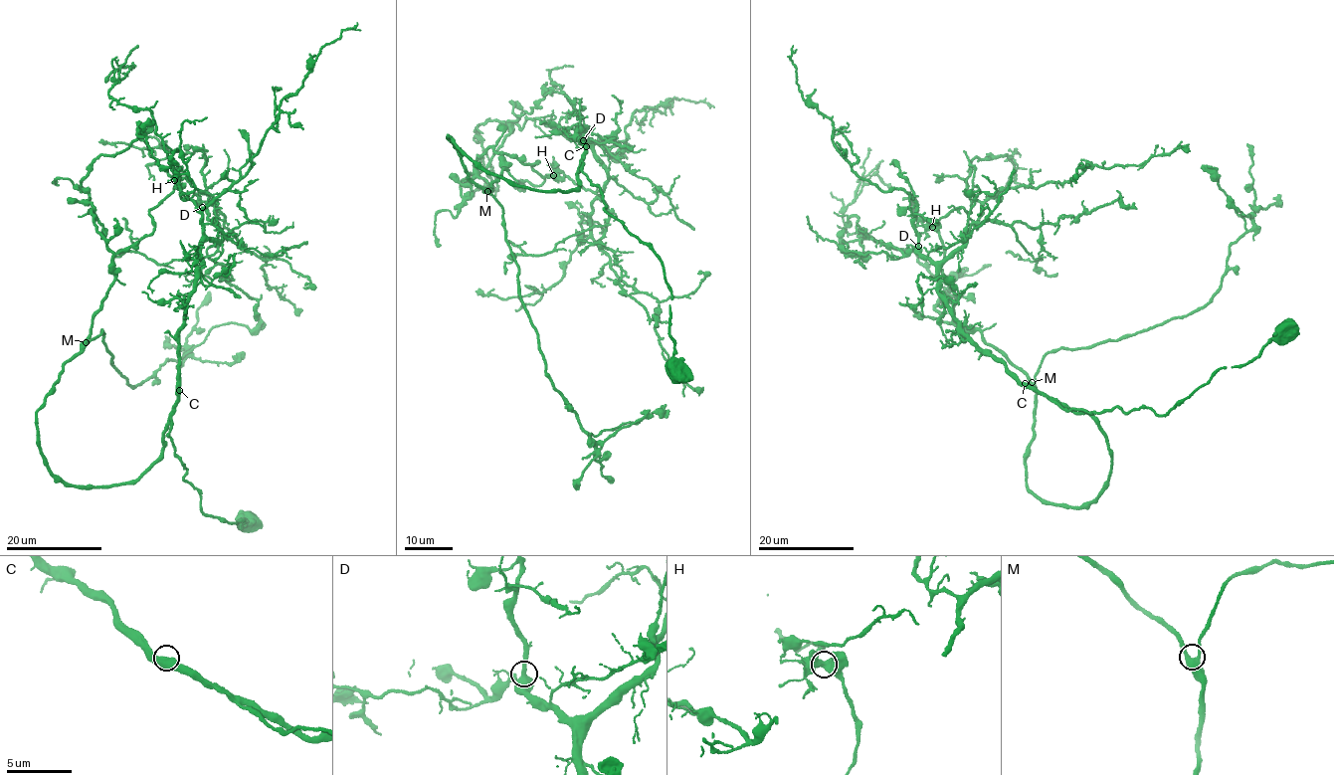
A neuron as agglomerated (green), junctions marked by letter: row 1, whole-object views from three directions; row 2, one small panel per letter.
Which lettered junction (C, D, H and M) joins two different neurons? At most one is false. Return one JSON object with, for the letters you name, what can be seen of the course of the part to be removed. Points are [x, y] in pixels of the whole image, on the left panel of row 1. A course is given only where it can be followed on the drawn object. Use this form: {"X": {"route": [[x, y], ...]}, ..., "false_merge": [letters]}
{"false_merge": []}

